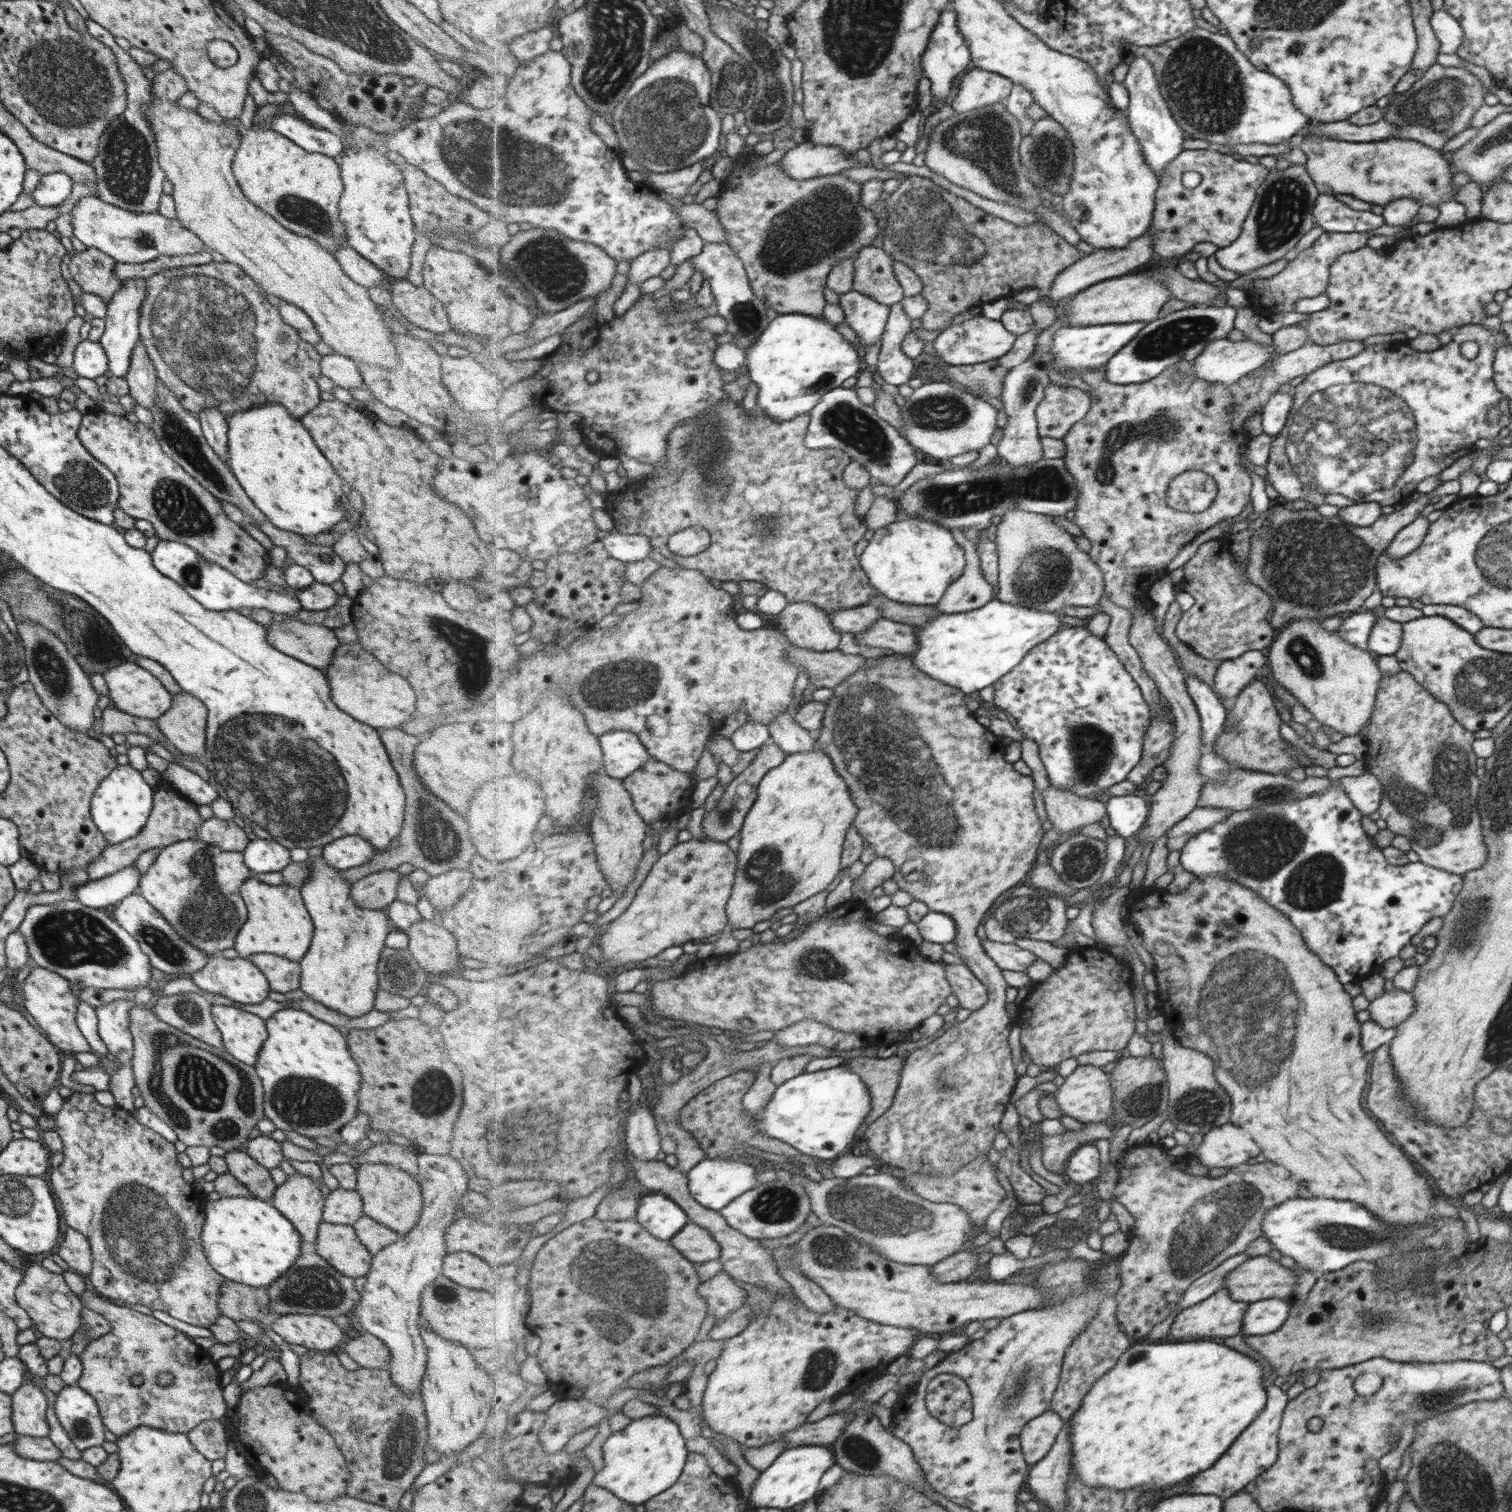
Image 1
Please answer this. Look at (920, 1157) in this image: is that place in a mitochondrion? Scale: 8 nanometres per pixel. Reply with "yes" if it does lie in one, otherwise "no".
yes

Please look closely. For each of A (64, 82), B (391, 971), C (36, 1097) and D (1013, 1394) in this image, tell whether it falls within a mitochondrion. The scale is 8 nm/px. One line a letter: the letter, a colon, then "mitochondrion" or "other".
A: mitochondrion
B: other
C: other
D: mitochondrion

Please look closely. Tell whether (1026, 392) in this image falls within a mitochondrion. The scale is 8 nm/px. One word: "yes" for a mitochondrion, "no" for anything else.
yes

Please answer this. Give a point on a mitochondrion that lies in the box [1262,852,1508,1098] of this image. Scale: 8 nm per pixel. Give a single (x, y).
(1475, 911)

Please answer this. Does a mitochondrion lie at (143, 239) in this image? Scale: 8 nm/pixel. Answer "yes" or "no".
yes

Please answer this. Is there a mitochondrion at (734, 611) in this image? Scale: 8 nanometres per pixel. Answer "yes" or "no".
no

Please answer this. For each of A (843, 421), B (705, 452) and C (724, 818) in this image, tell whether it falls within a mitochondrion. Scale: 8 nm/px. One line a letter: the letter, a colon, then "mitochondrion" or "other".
A: mitochondrion
B: mitochondrion
C: mitochondrion

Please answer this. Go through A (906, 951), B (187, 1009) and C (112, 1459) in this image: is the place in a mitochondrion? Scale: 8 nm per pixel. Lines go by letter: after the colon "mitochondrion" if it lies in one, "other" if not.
A: other
B: mitochondrion
C: other

